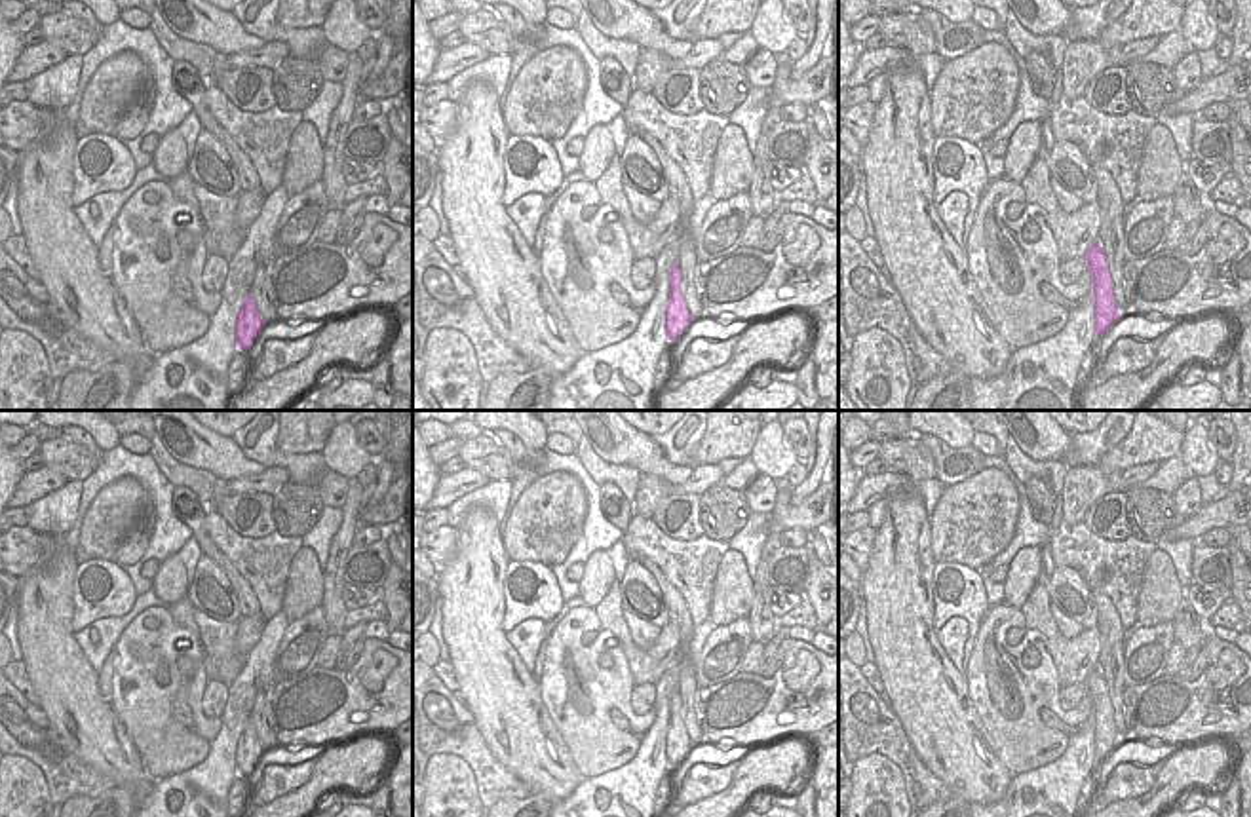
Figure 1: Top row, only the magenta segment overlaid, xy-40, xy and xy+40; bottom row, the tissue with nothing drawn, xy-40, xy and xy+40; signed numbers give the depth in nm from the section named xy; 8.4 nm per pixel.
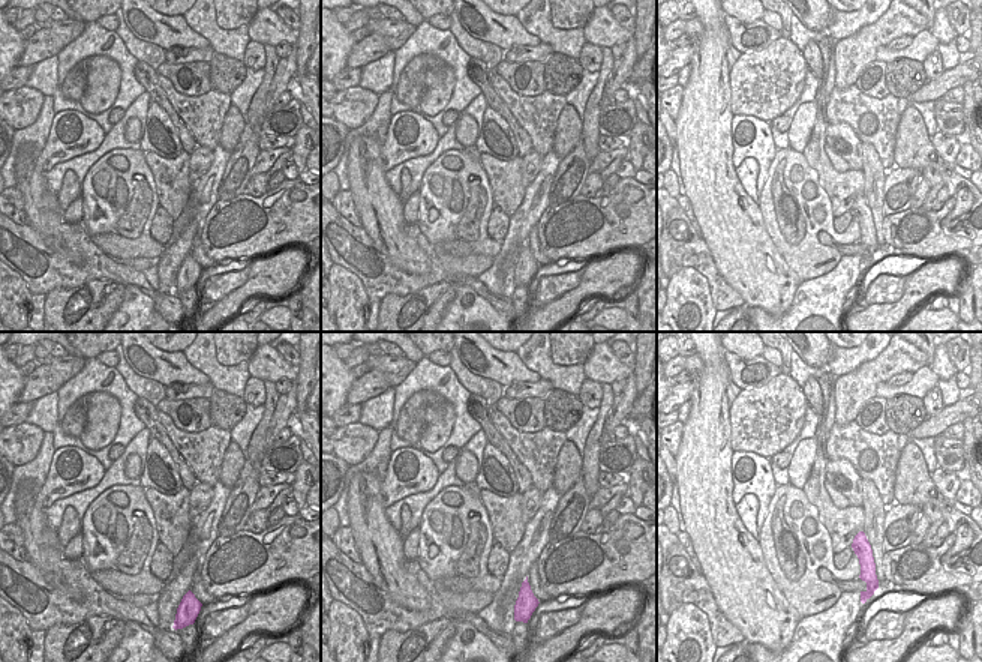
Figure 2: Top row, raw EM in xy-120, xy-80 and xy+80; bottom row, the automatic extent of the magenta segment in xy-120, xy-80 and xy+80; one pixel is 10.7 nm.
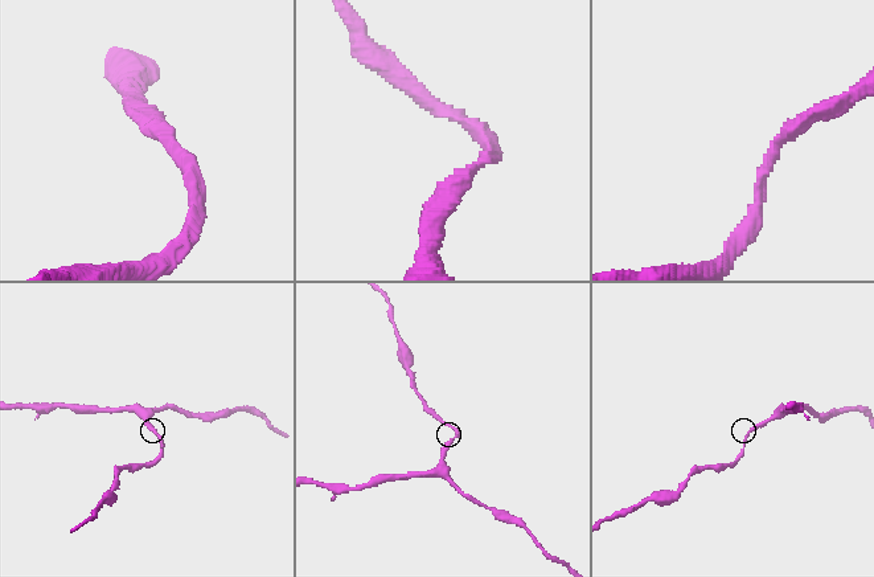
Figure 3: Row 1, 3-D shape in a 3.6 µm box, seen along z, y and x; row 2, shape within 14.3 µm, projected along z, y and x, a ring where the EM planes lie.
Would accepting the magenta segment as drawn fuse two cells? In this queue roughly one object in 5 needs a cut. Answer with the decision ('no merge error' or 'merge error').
no merge error

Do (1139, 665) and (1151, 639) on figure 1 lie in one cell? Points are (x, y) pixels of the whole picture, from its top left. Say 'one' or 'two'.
one

